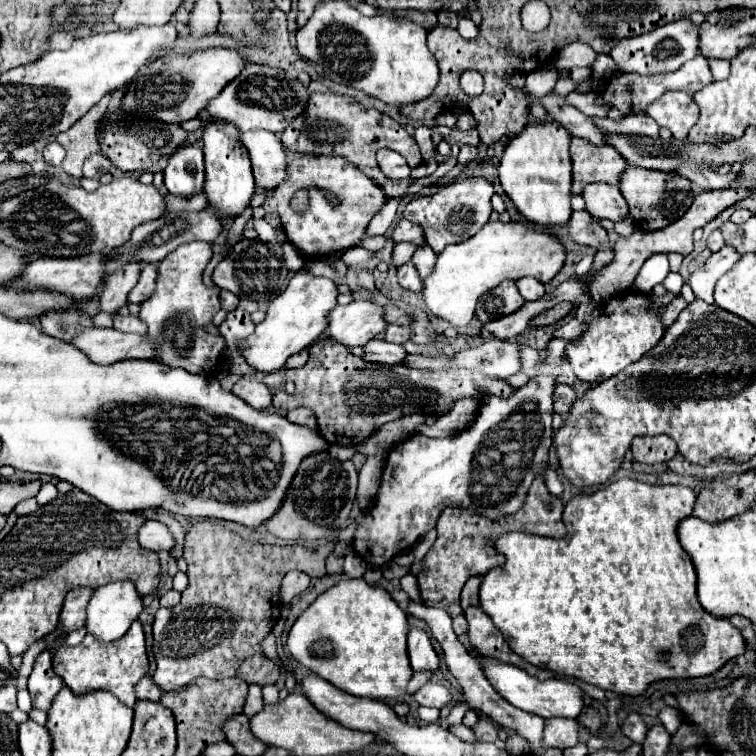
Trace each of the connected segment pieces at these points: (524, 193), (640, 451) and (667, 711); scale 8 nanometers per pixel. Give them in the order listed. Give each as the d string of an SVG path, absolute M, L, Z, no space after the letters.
M557 122L529 124L515 136L499 162L499 182L519 214L537 226L565 226L571 218L571 134Z
M645 436L633 440L631 452L637 462L669 462L677 454L677 444L669 436Z
M665 706L661 712L659 712L659 720L661 720L661 724L665 724L665 728L673 734L677 728L679 728L679 724L681 724L681 716L679 716L679 712L675 710L675 708L669 708L669 706Z

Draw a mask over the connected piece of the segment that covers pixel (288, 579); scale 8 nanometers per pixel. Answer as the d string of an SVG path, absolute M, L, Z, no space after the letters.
M287 572L283 582L281 582L281 588L279 588L279 598L283 602L291 602L293 596L301 594L307 586L309 586L309 576L307 574L303 574L303 572Z

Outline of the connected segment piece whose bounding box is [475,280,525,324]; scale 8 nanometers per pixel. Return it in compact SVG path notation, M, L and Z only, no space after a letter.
M505 280L503 284L499 284L497 288L493 288L491 292L487 292L479 298L475 314L483 324L487 324L487 322L493 322L501 316L507 316L507 314L519 310L523 306L523 302L525 300L519 294L519 290L515 288L515 282Z

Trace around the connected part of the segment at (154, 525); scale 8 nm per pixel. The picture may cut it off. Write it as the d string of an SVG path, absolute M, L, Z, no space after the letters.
M147 520L143 528L139 528L139 544L147 550L161 552L161 550L173 550L175 548L175 536L169 532L169 528L159 520Z

